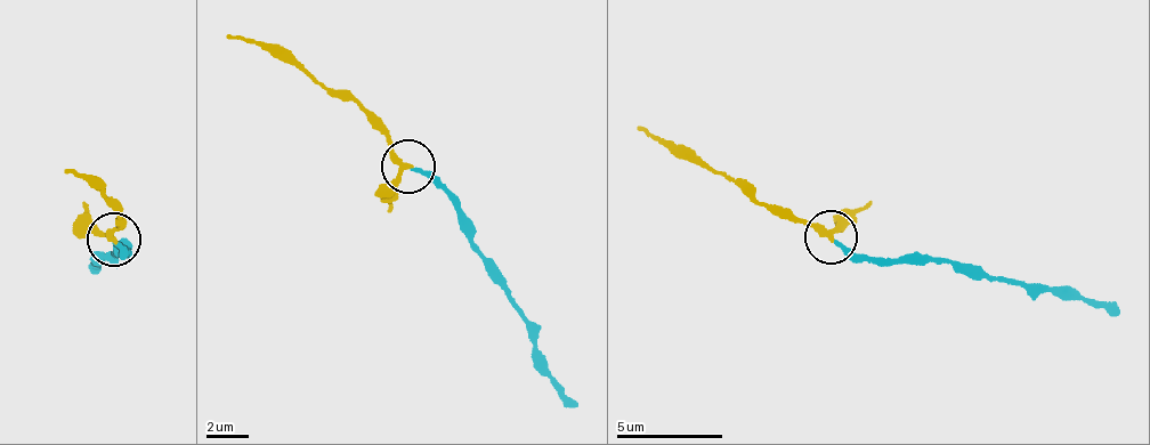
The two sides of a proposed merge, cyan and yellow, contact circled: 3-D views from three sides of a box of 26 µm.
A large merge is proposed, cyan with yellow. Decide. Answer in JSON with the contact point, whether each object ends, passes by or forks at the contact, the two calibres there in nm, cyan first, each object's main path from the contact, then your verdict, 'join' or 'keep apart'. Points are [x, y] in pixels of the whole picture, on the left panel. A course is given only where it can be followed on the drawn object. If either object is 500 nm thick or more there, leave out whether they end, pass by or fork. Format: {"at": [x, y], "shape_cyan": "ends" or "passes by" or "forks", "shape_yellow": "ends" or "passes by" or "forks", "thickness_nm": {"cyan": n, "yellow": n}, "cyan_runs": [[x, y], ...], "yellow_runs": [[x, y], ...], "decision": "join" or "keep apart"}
{"at": [114, 240], "shape_cyan": "ends", "shape_yellow": "passes by", "thickness_nm": {"cyan": 190, "yellow": 240}, "cyan_runs": [[113, 242], [122, 252], [118, 240], [113, 258], [90, 256], [97, 273]], "yellow_runs": [[115, 237], [123, 229], [114, 207], [83, 172], [67, 171]], "decision": "join"}

